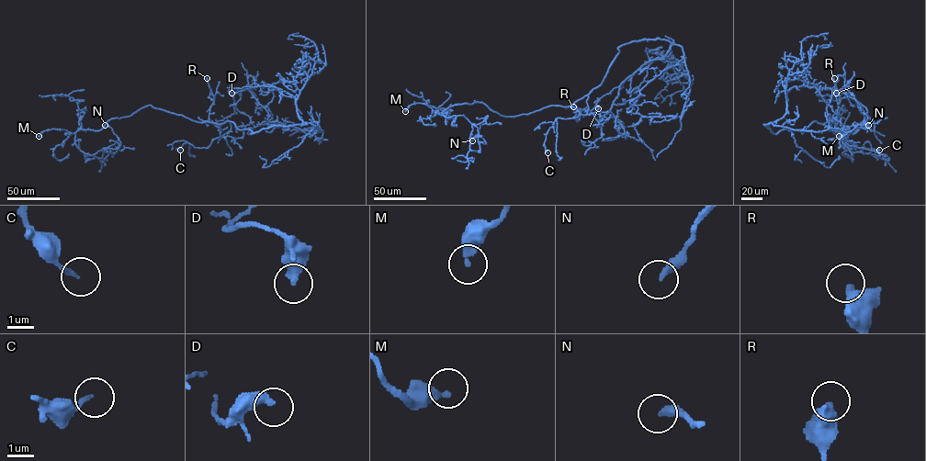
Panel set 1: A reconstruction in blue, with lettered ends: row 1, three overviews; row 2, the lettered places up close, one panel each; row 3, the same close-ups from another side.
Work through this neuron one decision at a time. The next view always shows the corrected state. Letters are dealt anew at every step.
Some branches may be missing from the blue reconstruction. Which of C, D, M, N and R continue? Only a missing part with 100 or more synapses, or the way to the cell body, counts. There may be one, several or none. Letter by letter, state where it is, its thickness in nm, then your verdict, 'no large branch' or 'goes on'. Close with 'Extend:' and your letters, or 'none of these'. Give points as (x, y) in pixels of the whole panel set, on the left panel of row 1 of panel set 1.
C: at (180, 150); 150 nm thick; no large branch
D: at (231, 93); 420 nm thick; no large branch
M: at (39, 136); 400 nm thick; no large branch
N: at (105, 125); 320 nm thick; no large branch
R: at (207, 78); 550 nm thick; no large branch
Extend: none of these

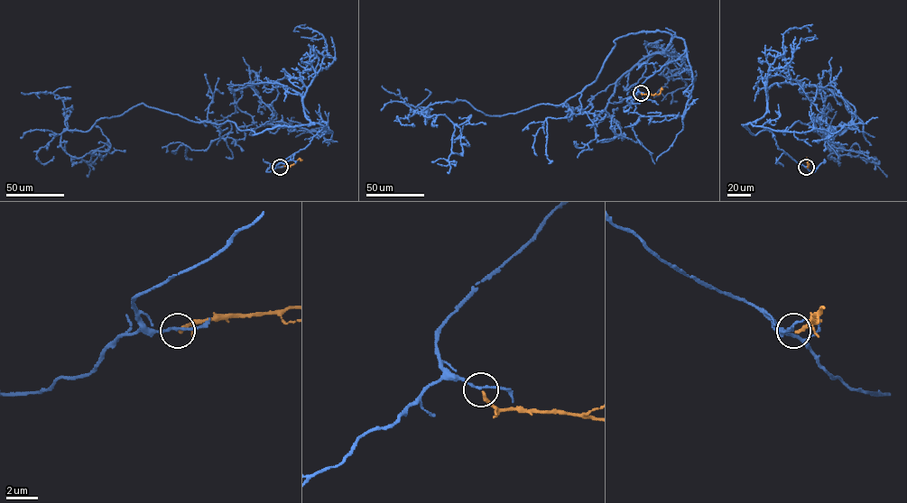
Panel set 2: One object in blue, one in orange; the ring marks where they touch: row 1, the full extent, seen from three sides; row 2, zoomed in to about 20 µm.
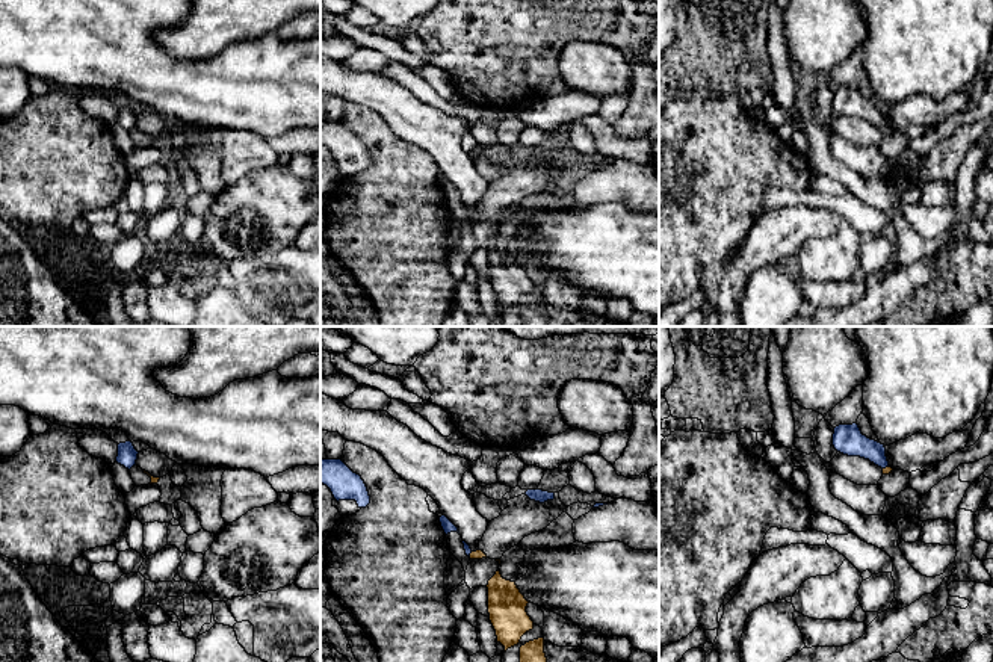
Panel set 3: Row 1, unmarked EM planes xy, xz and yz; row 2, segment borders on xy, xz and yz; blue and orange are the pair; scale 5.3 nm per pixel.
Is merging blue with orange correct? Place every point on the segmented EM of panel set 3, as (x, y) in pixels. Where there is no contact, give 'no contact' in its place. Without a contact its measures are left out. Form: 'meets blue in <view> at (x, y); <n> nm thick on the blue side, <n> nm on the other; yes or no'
meets blue in yz at (884, 467); 160 nm thick on the blue side, 40 nm on the other; no

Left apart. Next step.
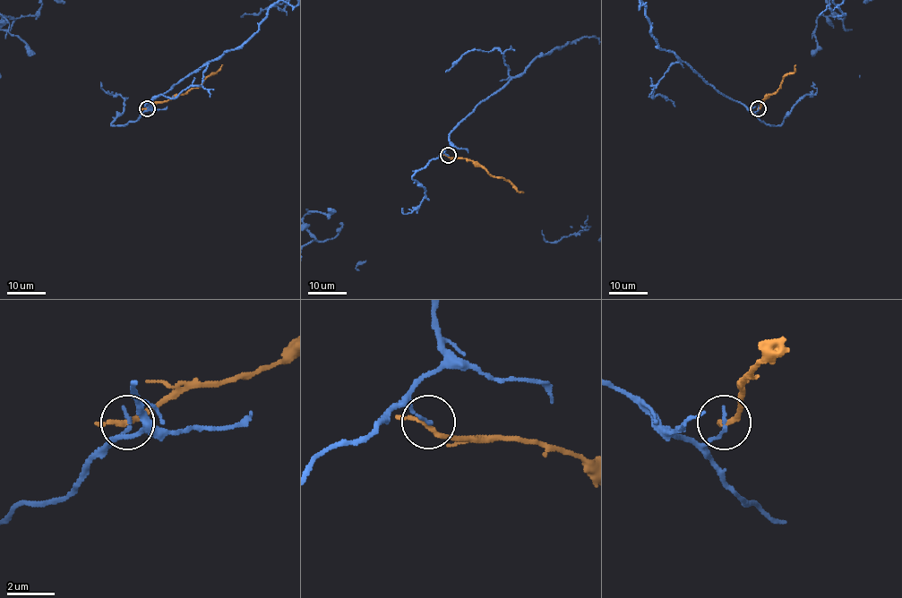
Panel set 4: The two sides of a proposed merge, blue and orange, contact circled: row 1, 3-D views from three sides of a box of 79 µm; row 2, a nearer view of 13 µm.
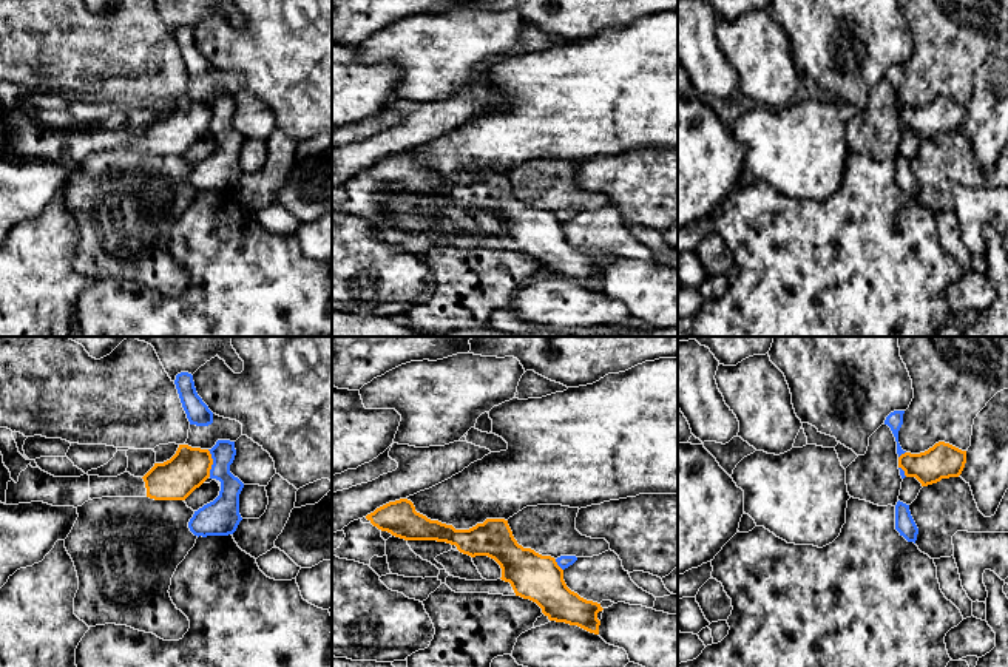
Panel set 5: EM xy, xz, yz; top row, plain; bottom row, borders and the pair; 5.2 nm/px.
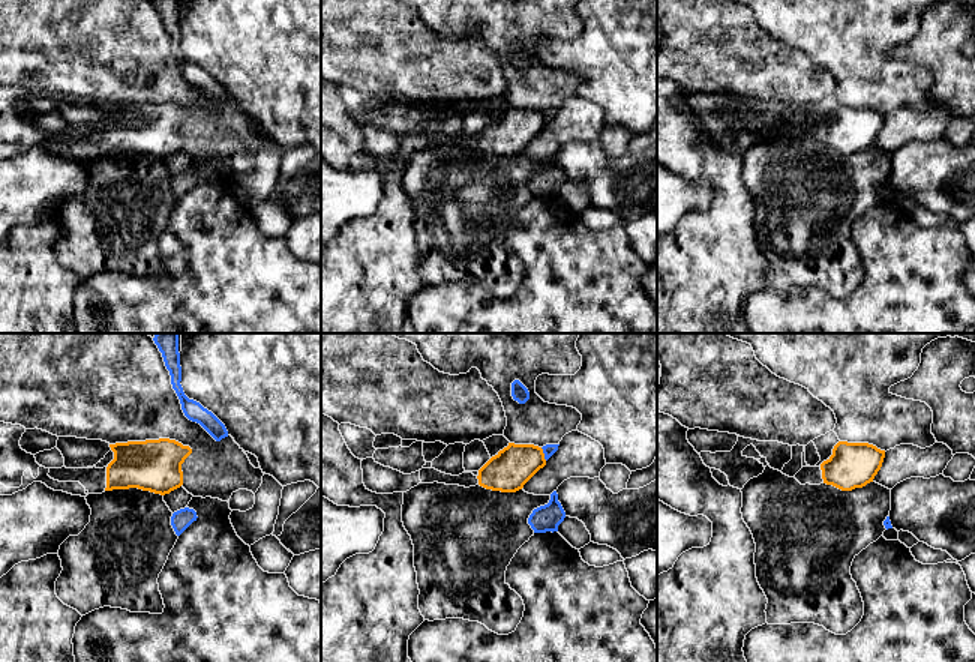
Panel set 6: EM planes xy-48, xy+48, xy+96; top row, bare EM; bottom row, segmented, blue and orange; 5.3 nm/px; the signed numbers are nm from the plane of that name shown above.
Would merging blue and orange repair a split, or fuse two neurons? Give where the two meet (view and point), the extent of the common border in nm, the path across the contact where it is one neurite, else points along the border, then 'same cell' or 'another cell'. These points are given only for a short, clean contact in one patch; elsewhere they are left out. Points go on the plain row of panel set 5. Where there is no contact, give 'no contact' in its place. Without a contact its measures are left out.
xy (213, 118) | 140 nm | along xy (207, 104), (212, 113), (210, 130) | another cell

